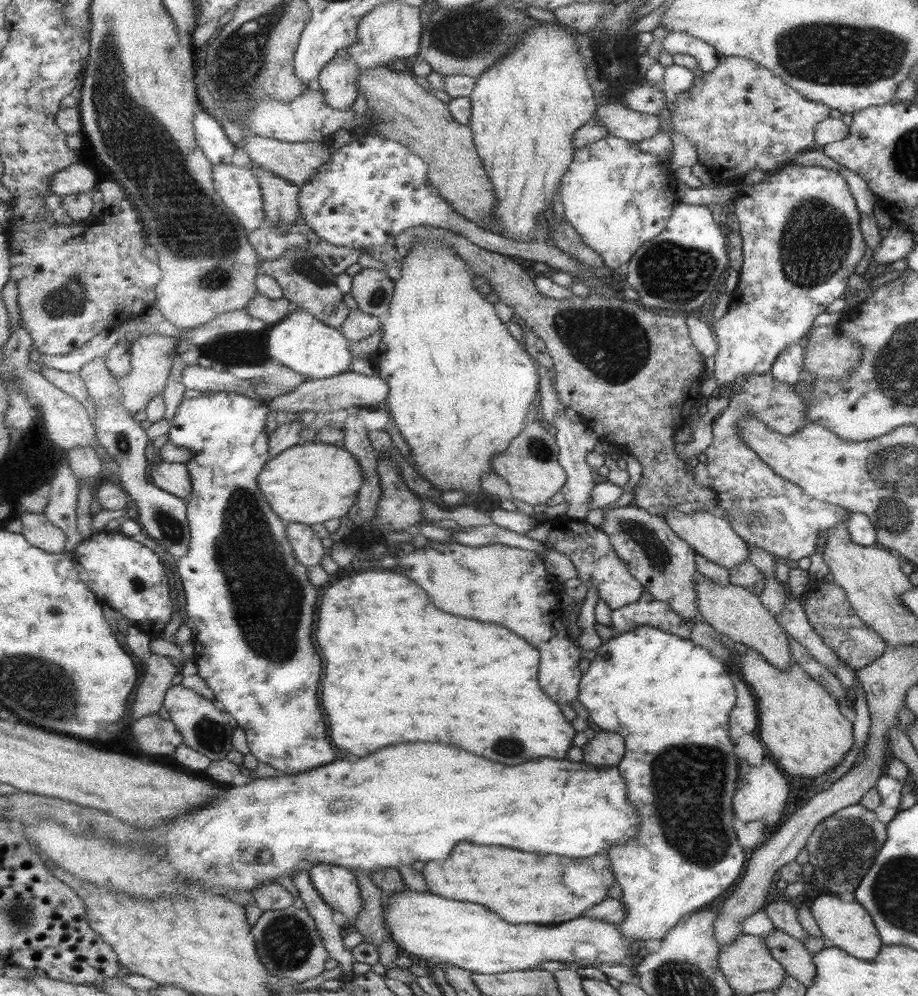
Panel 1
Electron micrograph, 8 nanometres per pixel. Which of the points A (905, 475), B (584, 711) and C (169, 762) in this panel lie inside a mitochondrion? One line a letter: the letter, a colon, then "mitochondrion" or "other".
A: mitochondrion
B: other
C: other

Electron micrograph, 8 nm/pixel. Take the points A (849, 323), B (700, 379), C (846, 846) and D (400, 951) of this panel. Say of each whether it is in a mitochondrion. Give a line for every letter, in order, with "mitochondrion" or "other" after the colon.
A: other
B: other
C: mitochondrion
D: other

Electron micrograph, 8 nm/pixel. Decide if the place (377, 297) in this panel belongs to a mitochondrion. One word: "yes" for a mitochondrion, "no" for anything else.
yes

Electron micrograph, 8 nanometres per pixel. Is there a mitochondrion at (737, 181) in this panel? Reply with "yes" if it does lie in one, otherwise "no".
no

